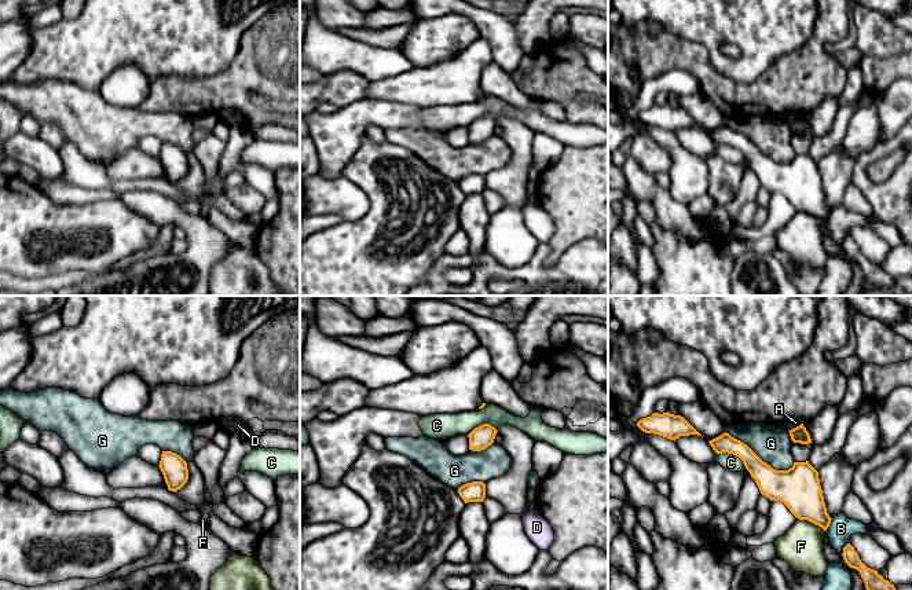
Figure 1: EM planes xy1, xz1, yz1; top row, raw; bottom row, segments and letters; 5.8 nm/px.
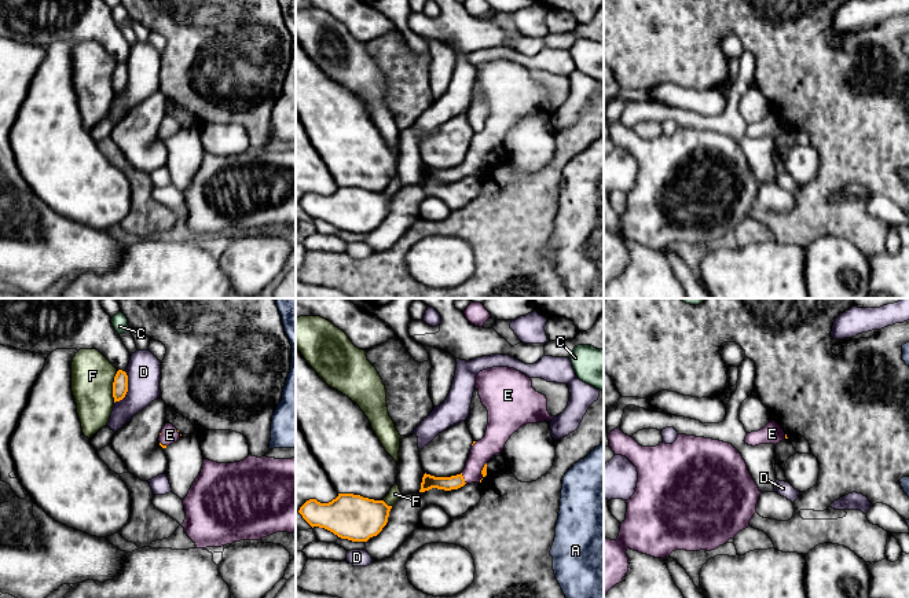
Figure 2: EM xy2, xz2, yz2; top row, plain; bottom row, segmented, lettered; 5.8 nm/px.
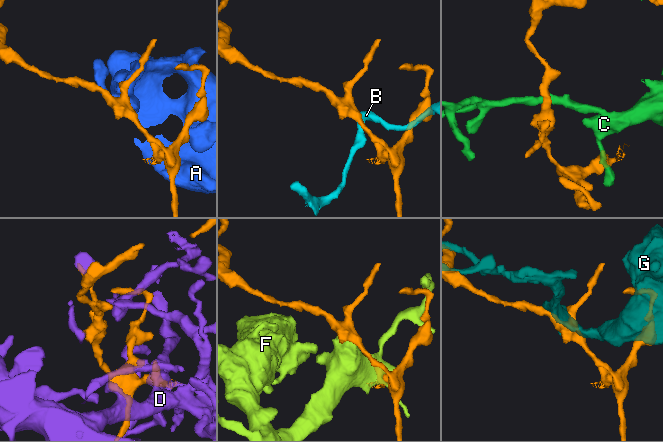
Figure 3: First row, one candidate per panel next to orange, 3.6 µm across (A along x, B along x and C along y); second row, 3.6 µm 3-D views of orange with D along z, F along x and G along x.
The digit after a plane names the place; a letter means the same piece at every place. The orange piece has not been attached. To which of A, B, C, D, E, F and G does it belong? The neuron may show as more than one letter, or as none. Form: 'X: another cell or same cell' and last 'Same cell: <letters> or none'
A: another cell
B: another cell
C: another cell
D: another cell
E: same cell
F: another cell
G: another cell
Same cell: E

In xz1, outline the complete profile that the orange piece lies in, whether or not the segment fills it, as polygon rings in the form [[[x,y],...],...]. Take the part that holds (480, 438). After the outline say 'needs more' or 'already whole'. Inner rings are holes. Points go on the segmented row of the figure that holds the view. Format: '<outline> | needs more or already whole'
[[[490,424],[475,428],[469,435],[469,450],[481,451],[494,443],[497,429]]] | already whole

